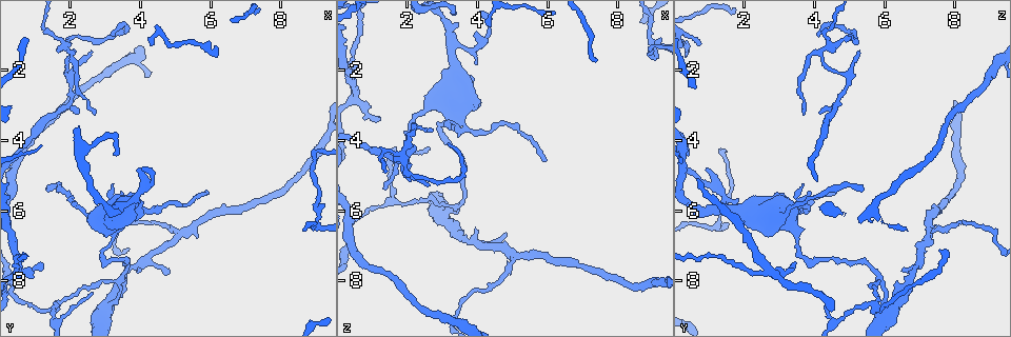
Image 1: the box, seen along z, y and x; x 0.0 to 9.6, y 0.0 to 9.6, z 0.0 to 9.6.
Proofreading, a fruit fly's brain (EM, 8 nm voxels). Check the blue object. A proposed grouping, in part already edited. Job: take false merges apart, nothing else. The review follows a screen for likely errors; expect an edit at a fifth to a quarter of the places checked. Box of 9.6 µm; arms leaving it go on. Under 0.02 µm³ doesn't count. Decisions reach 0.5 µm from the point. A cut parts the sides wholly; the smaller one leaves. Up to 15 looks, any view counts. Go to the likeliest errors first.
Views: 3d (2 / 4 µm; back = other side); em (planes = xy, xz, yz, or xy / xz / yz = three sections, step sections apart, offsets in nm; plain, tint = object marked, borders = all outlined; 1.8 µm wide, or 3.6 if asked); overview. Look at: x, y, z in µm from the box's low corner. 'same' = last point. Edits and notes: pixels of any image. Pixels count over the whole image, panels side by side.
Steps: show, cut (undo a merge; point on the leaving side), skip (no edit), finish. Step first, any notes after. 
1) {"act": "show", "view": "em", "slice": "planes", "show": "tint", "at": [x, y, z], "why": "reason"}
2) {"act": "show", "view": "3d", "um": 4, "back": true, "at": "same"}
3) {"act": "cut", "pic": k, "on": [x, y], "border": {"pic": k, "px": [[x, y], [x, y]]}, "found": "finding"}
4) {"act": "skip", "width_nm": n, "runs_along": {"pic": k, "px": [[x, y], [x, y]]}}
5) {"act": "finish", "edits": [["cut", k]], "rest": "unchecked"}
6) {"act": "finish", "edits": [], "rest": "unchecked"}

{"act": "show", "view": "em", "slice": "planes", "show": "tint", "at": [2.00, 1.55, 4.15], "why": "a narrow waist"}

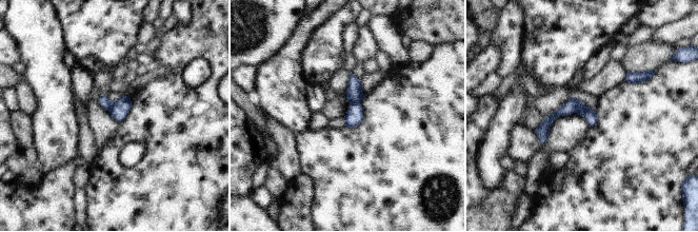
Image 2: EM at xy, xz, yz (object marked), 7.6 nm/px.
{"act": "cut", "pic": 2, "on": [569, 107], "width_nm": 110, "found": "two cells meet here"}

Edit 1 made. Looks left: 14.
{"act": "show", "view": "em", "slice": "planes", "show": "tint", "at": [3.35, 8.05, 5.90], "why": "side arm on a straight run"}

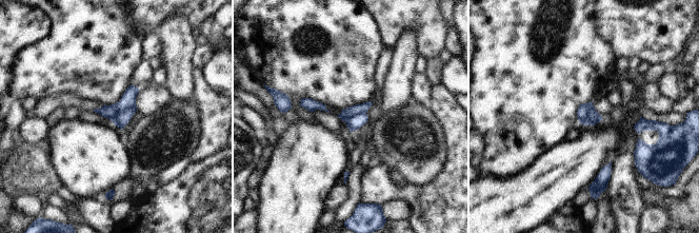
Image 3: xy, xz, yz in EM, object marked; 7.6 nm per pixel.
{"act": "cut", "pic": 3, "on": [357, 109], "border": {"pic": 3, "px": [[365, 112], [354, 114], [345, 121]]}, "found": "two cells meet here"}

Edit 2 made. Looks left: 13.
{"act": "show", "view": "overview"}

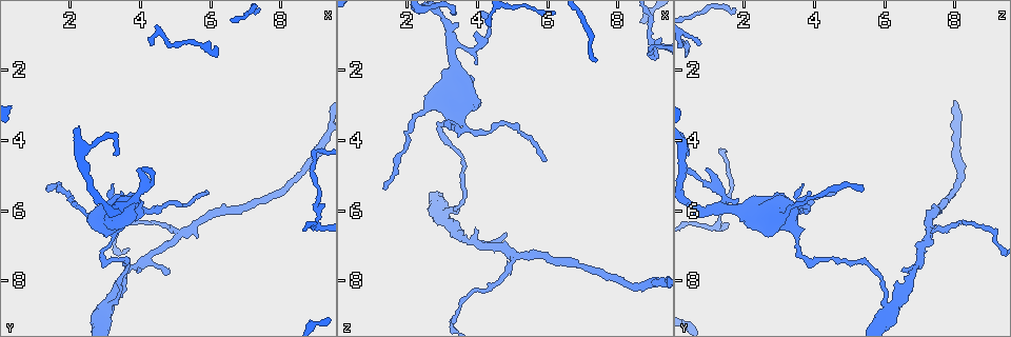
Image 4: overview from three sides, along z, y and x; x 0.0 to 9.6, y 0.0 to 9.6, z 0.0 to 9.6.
{"act": "show", "view": "3d", "um": 4, "back": true, "at": [3.25, 5.95, 1.35], "why": "sharp bend"}

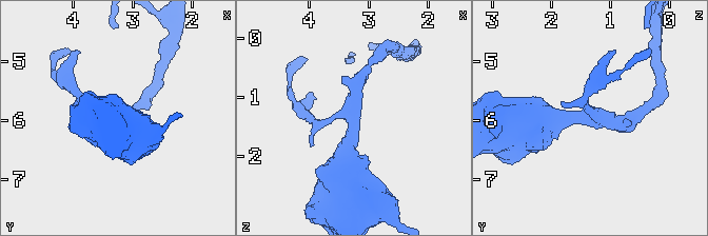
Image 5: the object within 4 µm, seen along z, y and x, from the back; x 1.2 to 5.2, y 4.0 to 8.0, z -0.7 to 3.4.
{"act": "show", "view": "em", "slice": "planes", "show": "tint", "at": [3.30, 5.95, 1.30], "arms": 3}

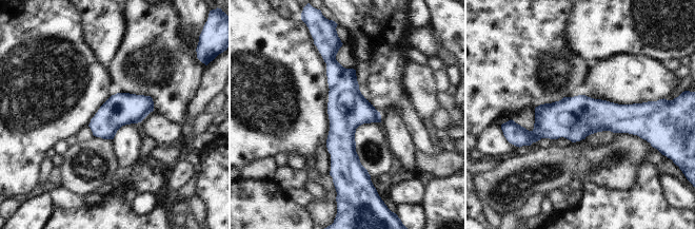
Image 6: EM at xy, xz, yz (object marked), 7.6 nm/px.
{"act": "skip", "width_nm": 240, "runs_along": {"pic": 6, "px": [[647, 112], [560, 118], [522, 133]]}, "found": "all the same cell"}

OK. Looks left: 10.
{"act": "show", "view": "em", "um": 3.6, "slice": "xz", "step": 4, "show": "tint", "at": [3.30, 6.35, 3.20], "why": "thick turns thin"}

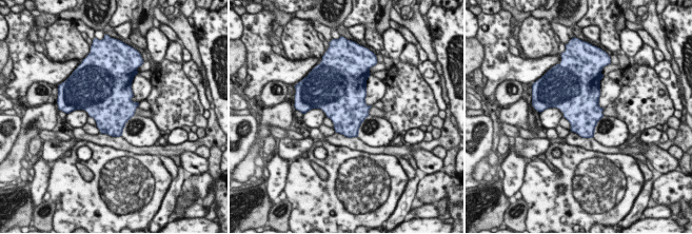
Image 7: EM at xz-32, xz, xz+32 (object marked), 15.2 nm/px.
{"act": "show", "view": "em", "um": 3.6, "slice": "yz", "step": 16, "show": "tint", "at": "same", "why": "cut it another way"}

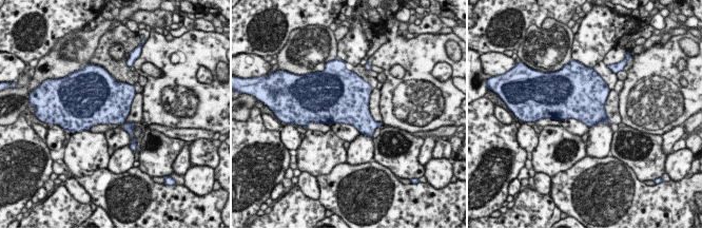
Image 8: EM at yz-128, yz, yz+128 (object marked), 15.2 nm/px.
{"act": "skip", "found": "one cell here"}

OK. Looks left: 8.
{"act": "show", "view": "em", "slice": "xy", "step": 16, "show": "tint", "at": [9.10, 4.25, 1.35], "why": "abrupt turn"}

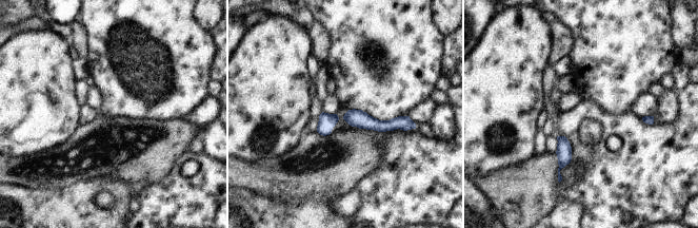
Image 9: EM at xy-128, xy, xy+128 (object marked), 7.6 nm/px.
{"act": "show", "view": "em", "slice": "planes", "show": "tint", "at": "same", "why": "cut it another way"}

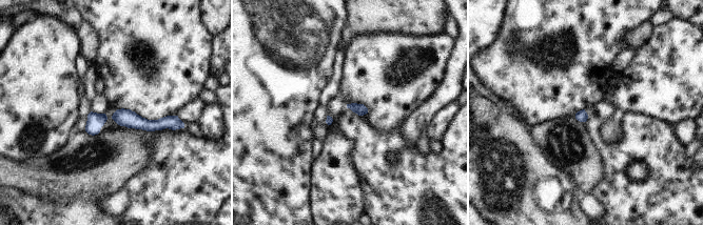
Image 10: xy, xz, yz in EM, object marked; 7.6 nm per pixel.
{"act": "skip", "width_nm": 90, "runs_along": {"pic": 10, "px": [[115, 116], [144, 124], [176, 122]]}, "found": "continuous, no second cell"}

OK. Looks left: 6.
{"act": "finish", "edits": [["cut", 2], ["cut", 3]], "rest": "unchecked"}

